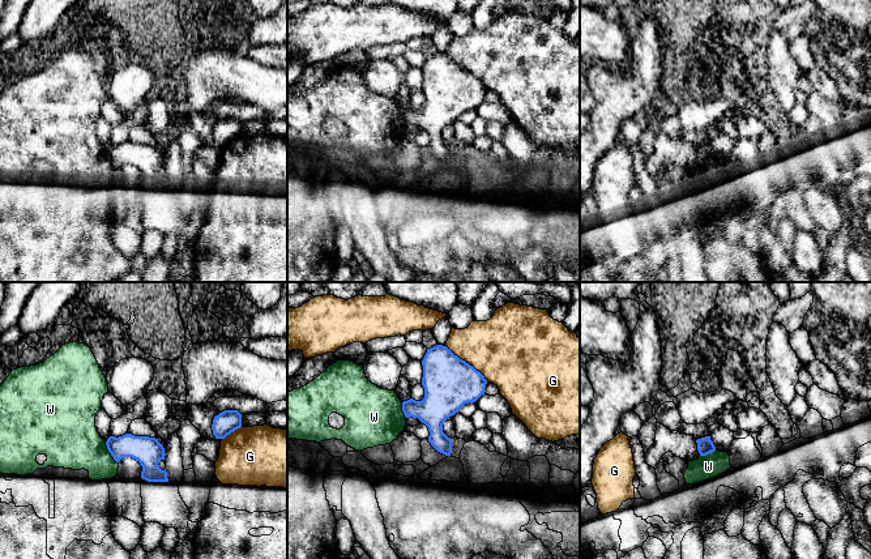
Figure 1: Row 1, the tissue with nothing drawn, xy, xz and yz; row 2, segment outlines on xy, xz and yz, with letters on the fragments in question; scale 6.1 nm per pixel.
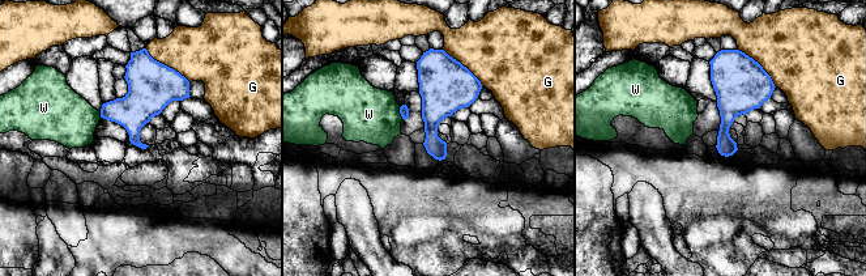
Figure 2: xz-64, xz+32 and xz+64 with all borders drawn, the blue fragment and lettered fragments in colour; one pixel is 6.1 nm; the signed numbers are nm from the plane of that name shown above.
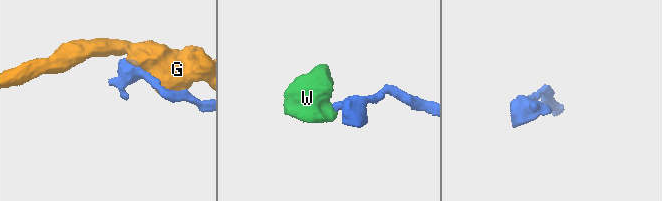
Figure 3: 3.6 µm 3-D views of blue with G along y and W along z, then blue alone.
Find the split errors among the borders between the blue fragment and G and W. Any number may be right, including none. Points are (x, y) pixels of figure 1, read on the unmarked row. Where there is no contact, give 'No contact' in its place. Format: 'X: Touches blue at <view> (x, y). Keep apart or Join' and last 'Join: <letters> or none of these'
G: Touches blue at xz (468, 71). Keep apart
W: Touches blue at xy (109, 158). Keep apart
Join: none of these

